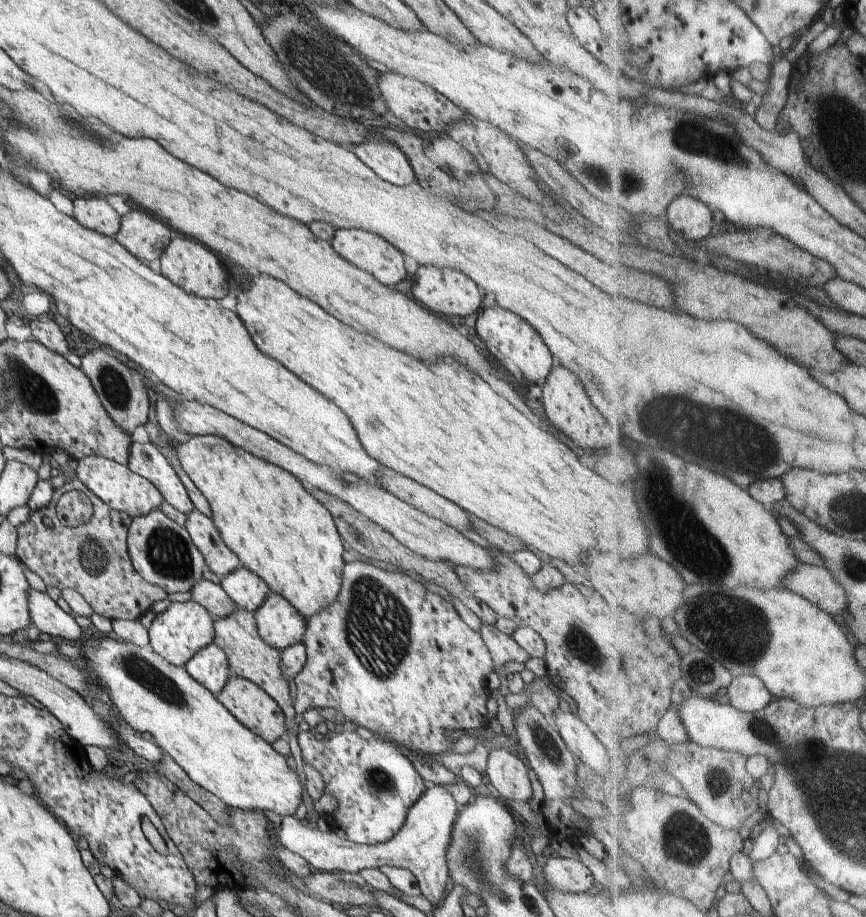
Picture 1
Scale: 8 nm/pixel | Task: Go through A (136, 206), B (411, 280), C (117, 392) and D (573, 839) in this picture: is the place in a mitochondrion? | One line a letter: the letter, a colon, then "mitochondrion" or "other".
A: other
B: other
C: mitochondrion
D: other

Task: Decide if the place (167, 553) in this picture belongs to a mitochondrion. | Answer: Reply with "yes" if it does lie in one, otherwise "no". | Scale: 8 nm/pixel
yes

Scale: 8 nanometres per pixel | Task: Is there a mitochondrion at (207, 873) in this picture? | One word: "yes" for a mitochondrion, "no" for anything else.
no

